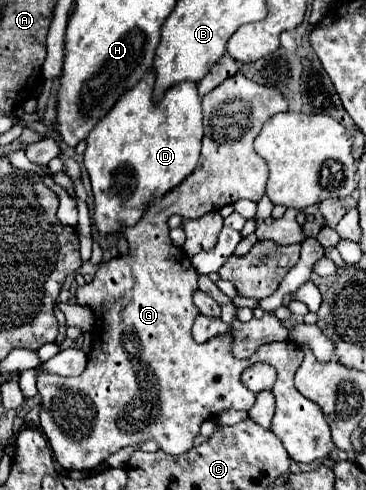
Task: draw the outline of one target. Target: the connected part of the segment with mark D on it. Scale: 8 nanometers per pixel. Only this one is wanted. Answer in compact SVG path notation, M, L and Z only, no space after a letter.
M153 71L143 77L137 87L129 89L115 107L95 125L95 129L87 137L87 151L85 151L85 169L91 177L93 197L95 197L95 211L93 211L93 223L101 235L119 233L123 227L135 225L143 213L147 211L147 205L159 197L163 197L167 191L175 189L175 185L181 185L189 173L199 163L201 155L201 139L203 139L203 123L201 123L201 97L197 95L197 85L191 81L185 81L181 85L171 87L159 103L153 103L153 83L155 75Z

